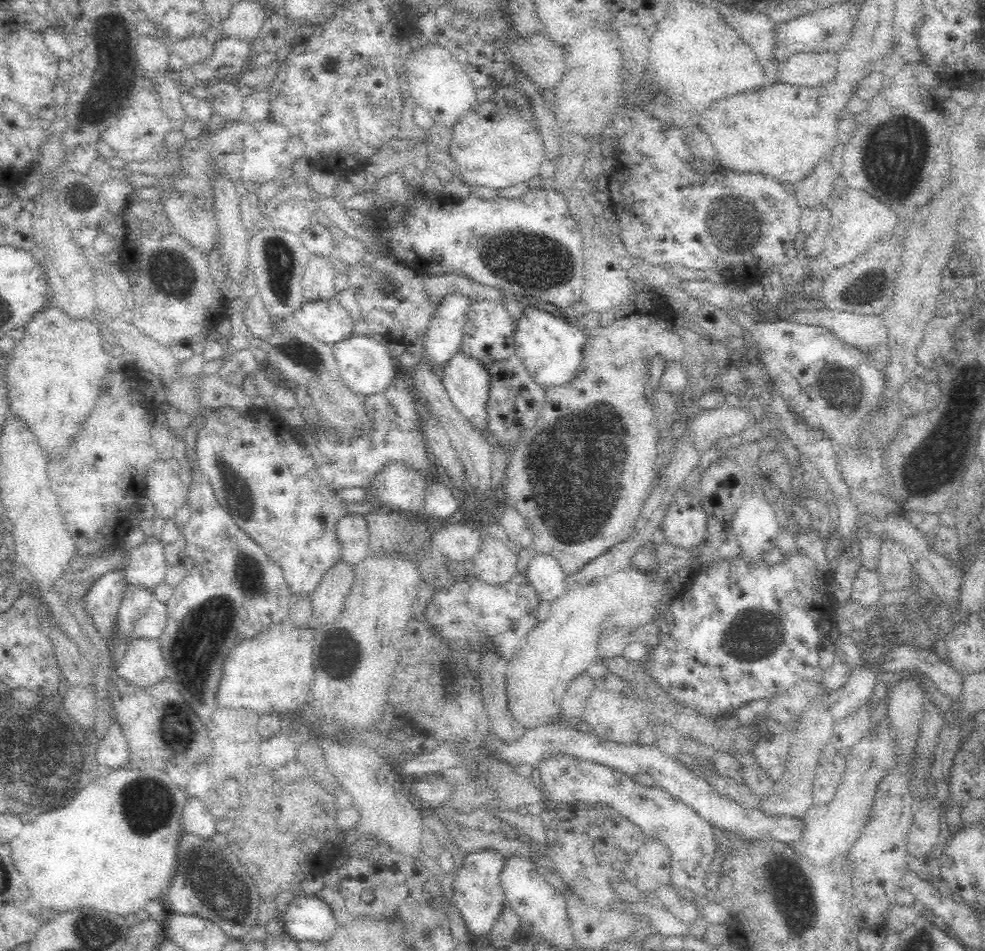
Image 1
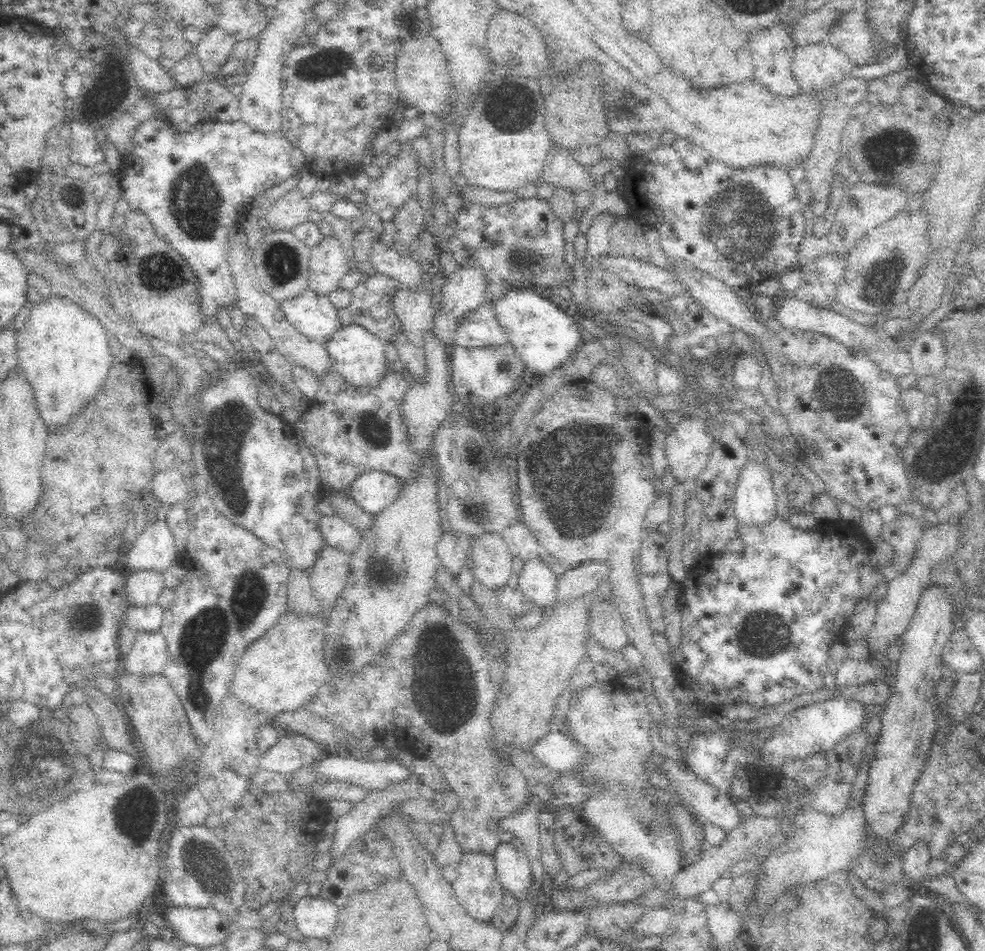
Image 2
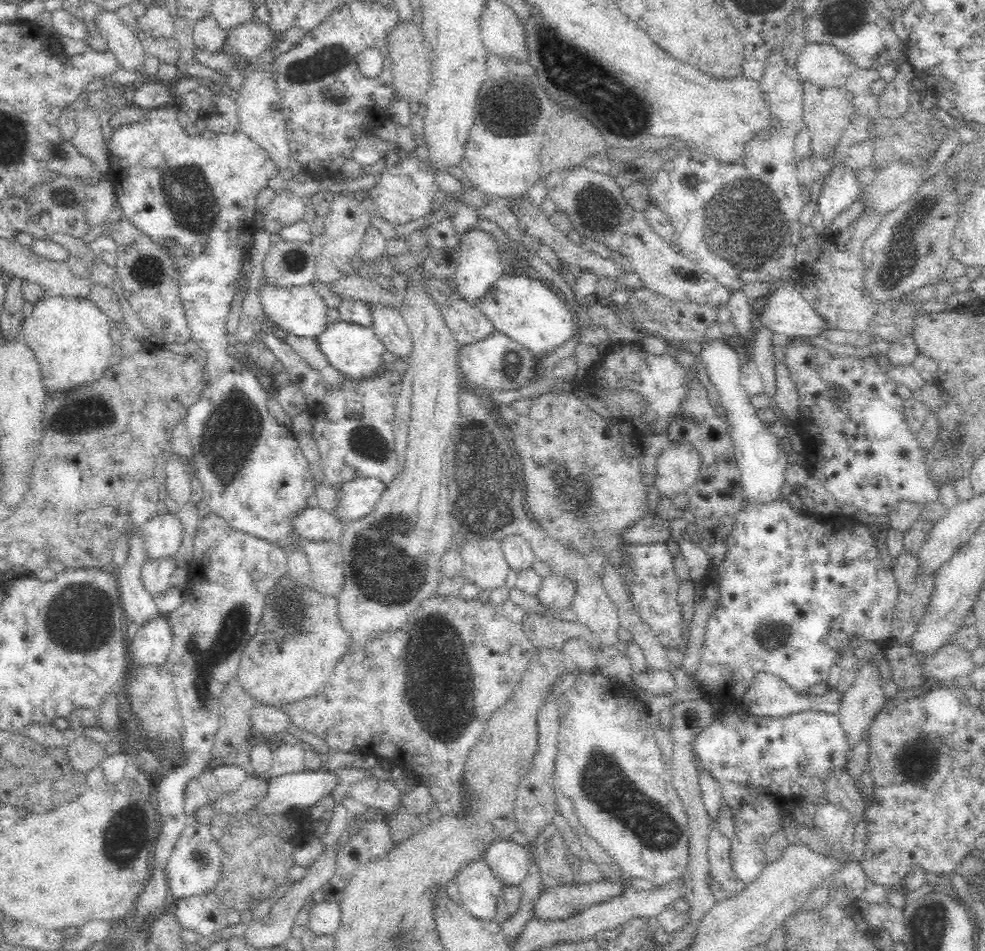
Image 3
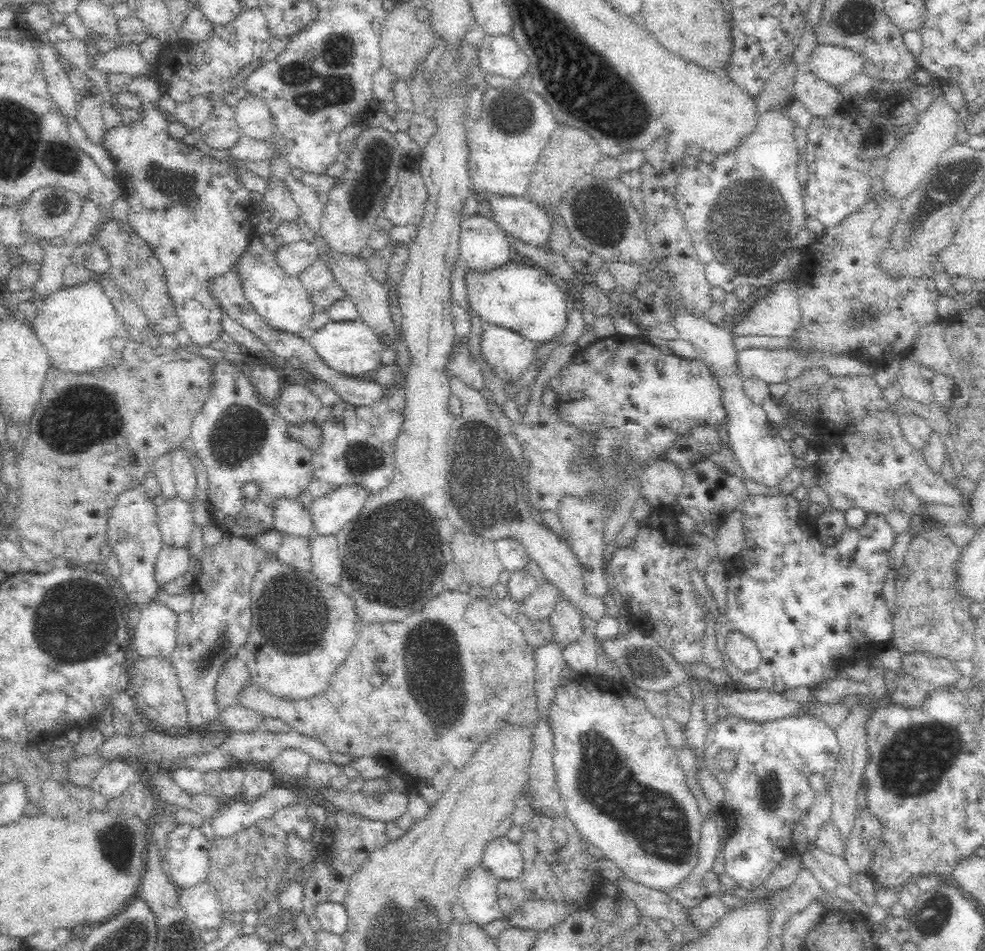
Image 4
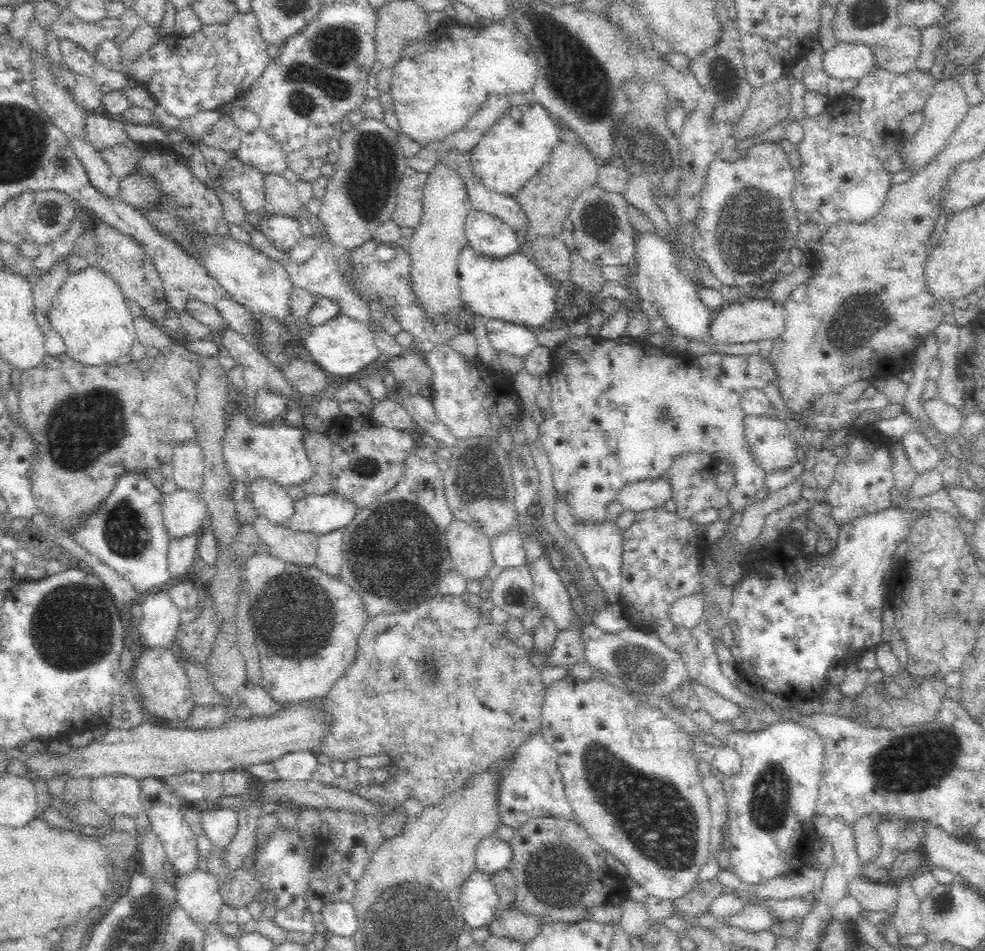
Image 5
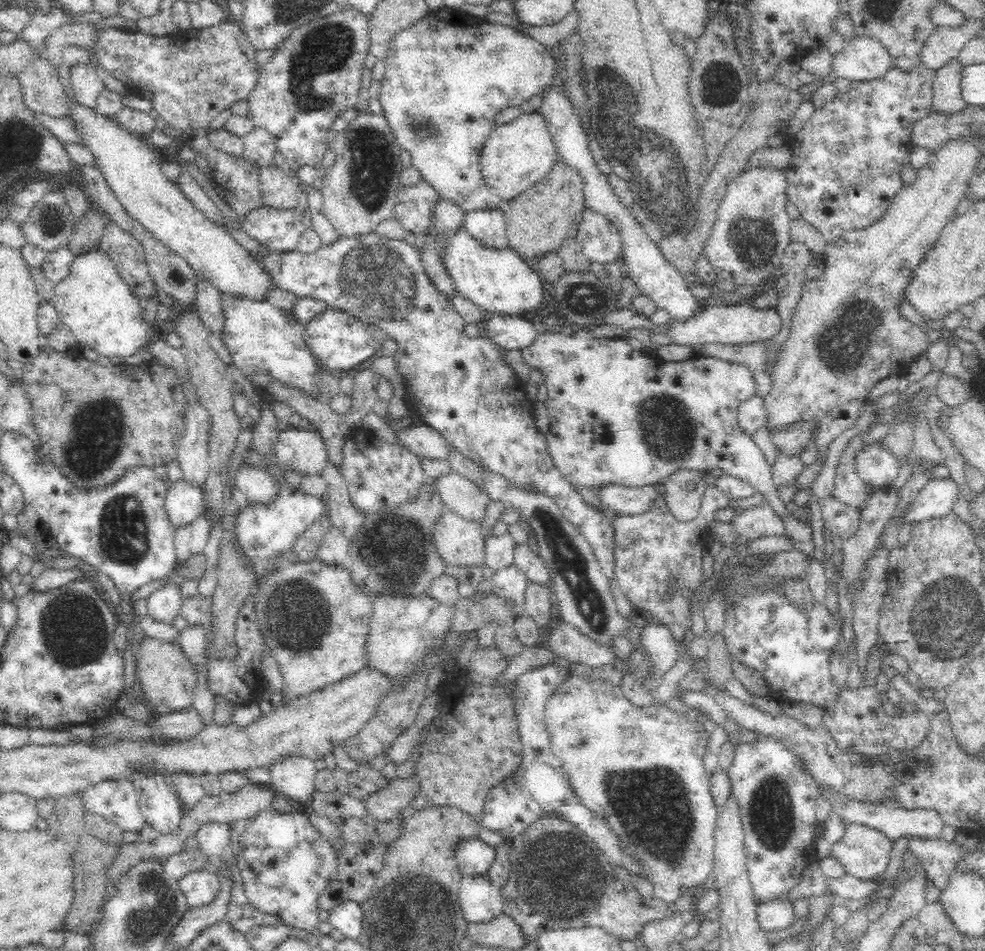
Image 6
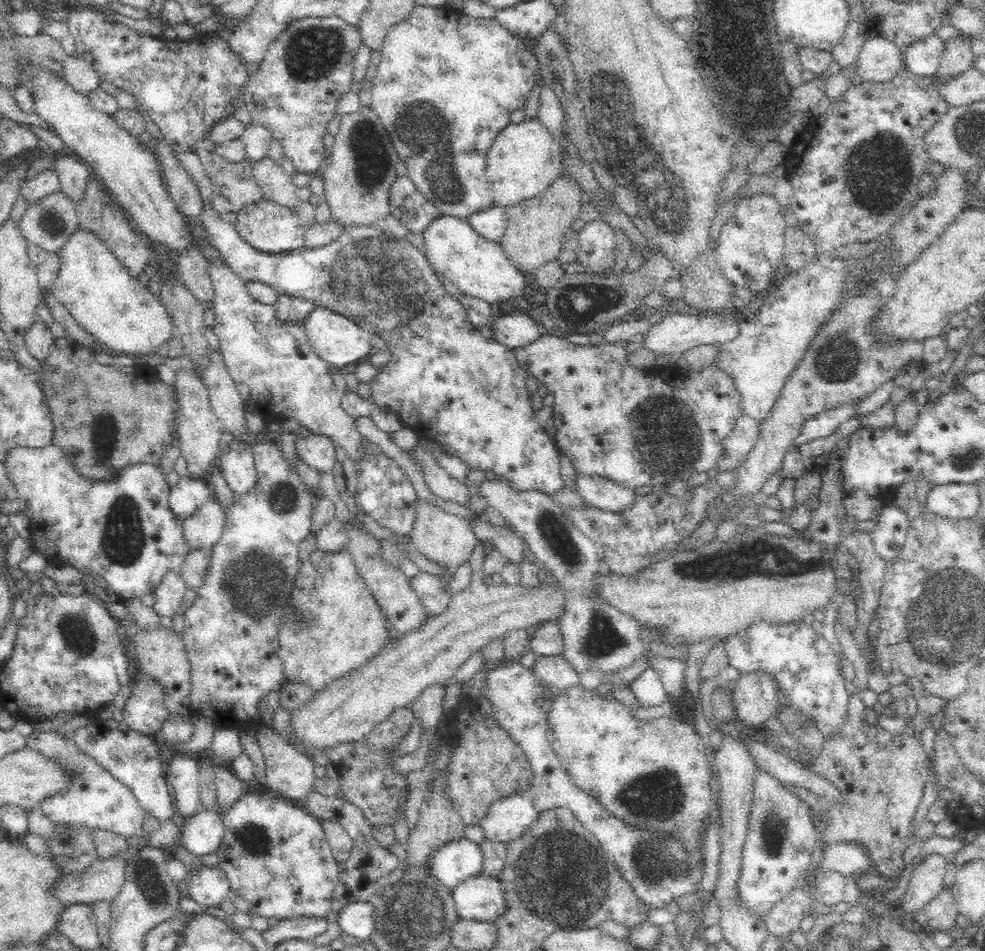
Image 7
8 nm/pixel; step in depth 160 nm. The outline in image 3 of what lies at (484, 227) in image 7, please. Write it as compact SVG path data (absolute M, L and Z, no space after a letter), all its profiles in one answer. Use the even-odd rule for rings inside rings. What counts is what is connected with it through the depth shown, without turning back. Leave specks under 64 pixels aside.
M479 228L472 229L461 238L459 255L460 260L453 274L454 278L450 281L453 292L460 301L476 305L476 302L483 299L496 282L504 276L503 263L499 258L497 245L489 234Z

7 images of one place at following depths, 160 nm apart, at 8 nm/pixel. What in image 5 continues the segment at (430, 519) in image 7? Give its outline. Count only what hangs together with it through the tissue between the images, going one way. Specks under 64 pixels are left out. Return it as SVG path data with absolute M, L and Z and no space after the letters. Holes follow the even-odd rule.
M454 519L446 537L453 570L467 580L481 581L495 565L491 538L478 529Z

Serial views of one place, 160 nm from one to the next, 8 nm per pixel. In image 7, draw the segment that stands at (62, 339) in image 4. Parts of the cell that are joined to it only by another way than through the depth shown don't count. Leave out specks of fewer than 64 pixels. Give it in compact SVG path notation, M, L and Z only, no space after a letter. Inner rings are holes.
M76 231L61 251L62 267L51 286L53 295L68 309L69 315L84 332L116 354L147 356L171 338L172 322L157 297L150 293L143 281L132 279L130 273L107 248L104 240L94 233Z

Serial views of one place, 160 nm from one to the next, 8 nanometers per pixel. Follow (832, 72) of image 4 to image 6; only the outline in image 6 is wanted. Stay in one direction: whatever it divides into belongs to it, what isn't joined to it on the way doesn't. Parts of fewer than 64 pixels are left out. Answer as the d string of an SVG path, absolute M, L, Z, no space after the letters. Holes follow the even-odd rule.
M854 36L830 59L831 71L849 81L872 80L890 68L890 57L884 47L868 37Z

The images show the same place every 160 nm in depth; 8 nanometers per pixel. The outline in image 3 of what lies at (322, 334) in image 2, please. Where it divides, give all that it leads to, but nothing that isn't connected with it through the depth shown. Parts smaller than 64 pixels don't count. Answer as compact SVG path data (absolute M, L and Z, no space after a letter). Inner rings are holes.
M262 280L260 293L264 313L270 315L272 321L286 333L317 340L322 332L326 332L326 328L330 324L328 307L313 284L282 288L266 285Z

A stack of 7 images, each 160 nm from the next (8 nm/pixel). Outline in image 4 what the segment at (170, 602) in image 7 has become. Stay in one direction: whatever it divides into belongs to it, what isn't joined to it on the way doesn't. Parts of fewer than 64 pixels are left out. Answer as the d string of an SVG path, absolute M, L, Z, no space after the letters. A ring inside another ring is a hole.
M152 602L140 611L139 623L131 629L130 642L141 659L169 659L176 651L176 614Z

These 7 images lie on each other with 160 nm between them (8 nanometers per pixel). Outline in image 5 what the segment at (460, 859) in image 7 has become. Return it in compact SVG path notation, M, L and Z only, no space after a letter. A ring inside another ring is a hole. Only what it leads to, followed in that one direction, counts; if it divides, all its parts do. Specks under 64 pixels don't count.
M492 835L484 838L476 853L477 868L489 875L508 871L513 859L510 843Z

